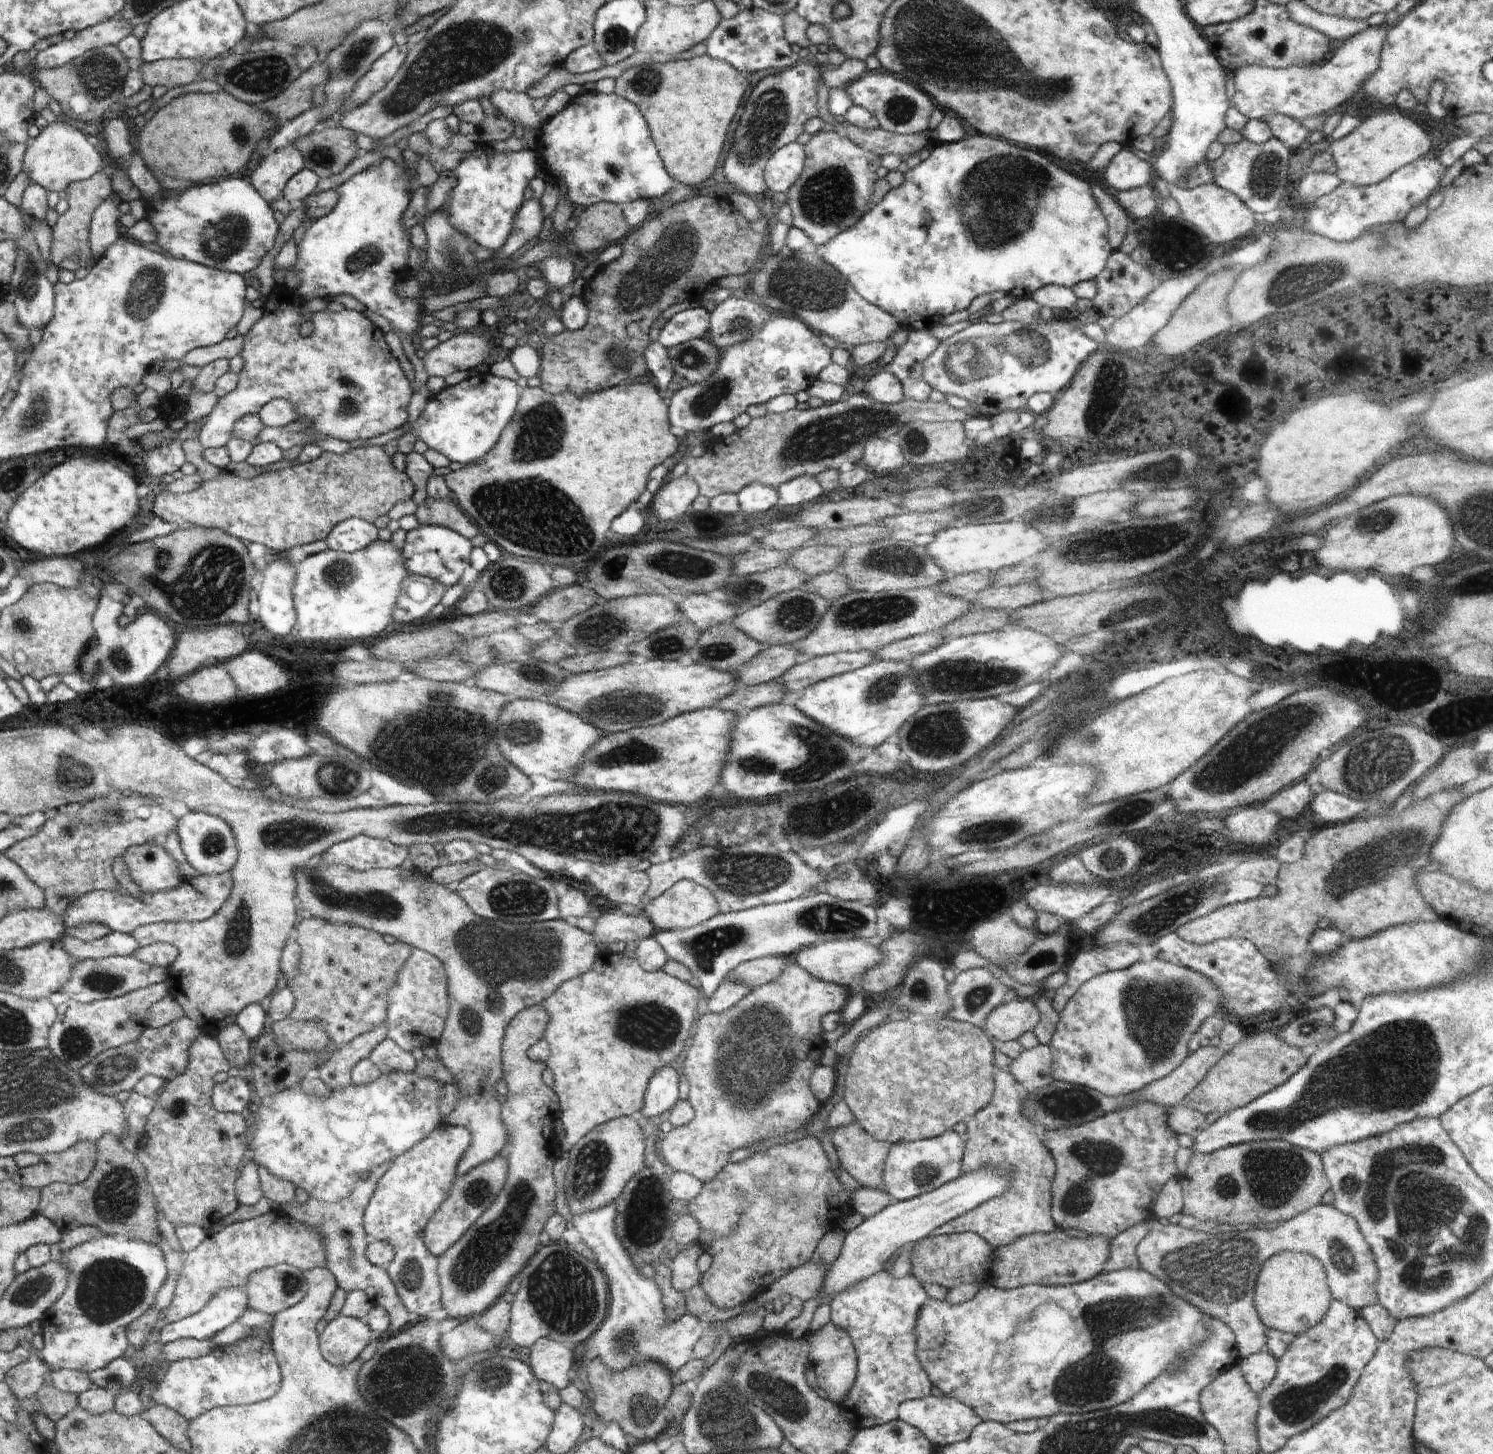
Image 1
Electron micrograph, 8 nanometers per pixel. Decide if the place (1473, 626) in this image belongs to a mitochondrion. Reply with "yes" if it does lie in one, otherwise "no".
no

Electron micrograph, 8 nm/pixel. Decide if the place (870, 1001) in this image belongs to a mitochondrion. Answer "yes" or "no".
no

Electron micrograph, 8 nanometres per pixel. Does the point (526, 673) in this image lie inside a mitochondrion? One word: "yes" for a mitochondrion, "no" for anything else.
yes

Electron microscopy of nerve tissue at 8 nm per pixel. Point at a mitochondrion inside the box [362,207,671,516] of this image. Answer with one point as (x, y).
(542, 430)

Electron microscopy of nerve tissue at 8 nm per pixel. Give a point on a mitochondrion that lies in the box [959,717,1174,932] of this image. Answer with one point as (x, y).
(1142, 806)

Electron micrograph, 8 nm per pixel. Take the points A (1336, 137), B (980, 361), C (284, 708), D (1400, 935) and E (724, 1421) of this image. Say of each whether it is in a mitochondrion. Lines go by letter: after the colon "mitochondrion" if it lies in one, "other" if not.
A: other
B: mitochondrion
C: other
D: other
E: mitochondrion

